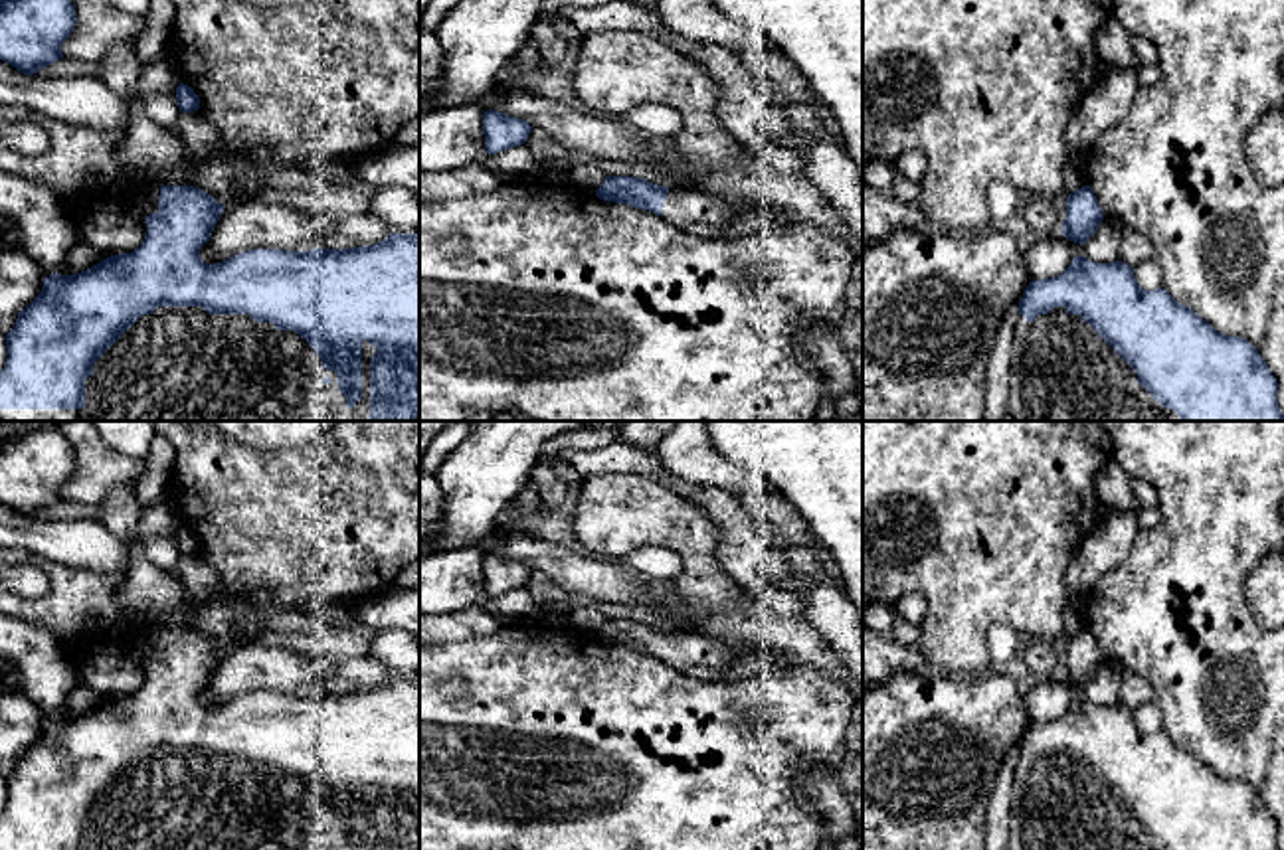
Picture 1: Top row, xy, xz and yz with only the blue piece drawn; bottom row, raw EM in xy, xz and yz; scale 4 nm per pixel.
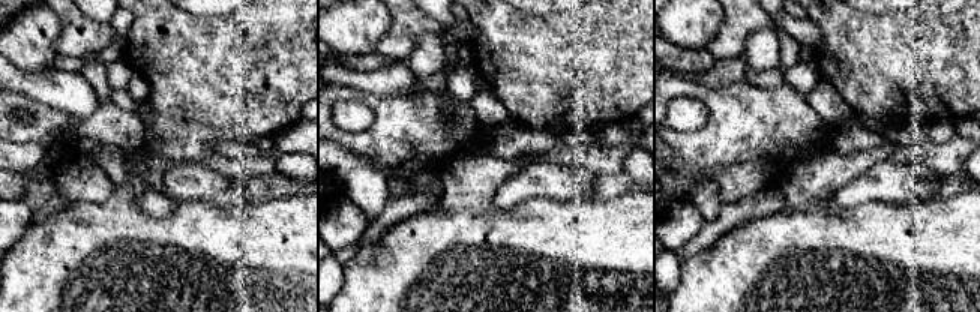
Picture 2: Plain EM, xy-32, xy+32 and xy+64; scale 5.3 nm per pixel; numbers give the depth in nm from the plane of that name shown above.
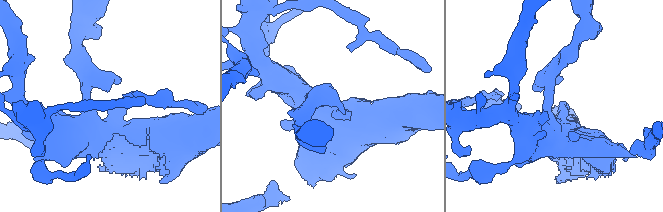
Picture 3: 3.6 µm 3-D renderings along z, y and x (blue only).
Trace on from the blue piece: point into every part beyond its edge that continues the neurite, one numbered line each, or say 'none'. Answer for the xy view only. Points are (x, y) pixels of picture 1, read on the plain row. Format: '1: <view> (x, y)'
1: xy (179, 799)

